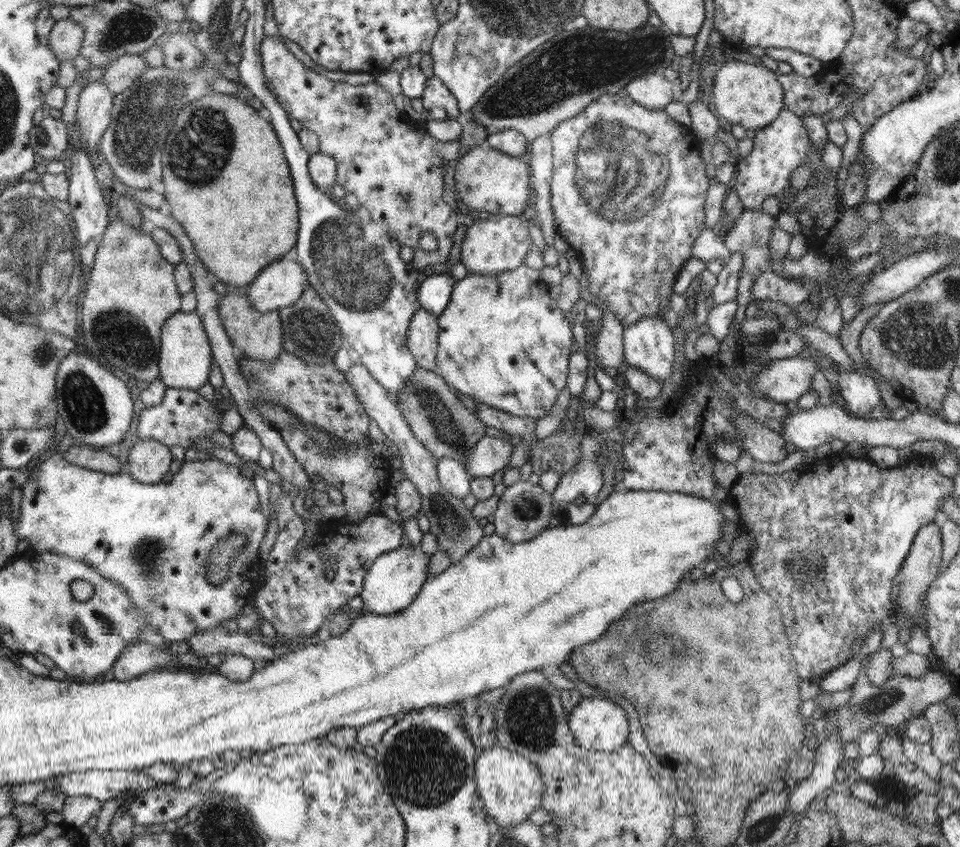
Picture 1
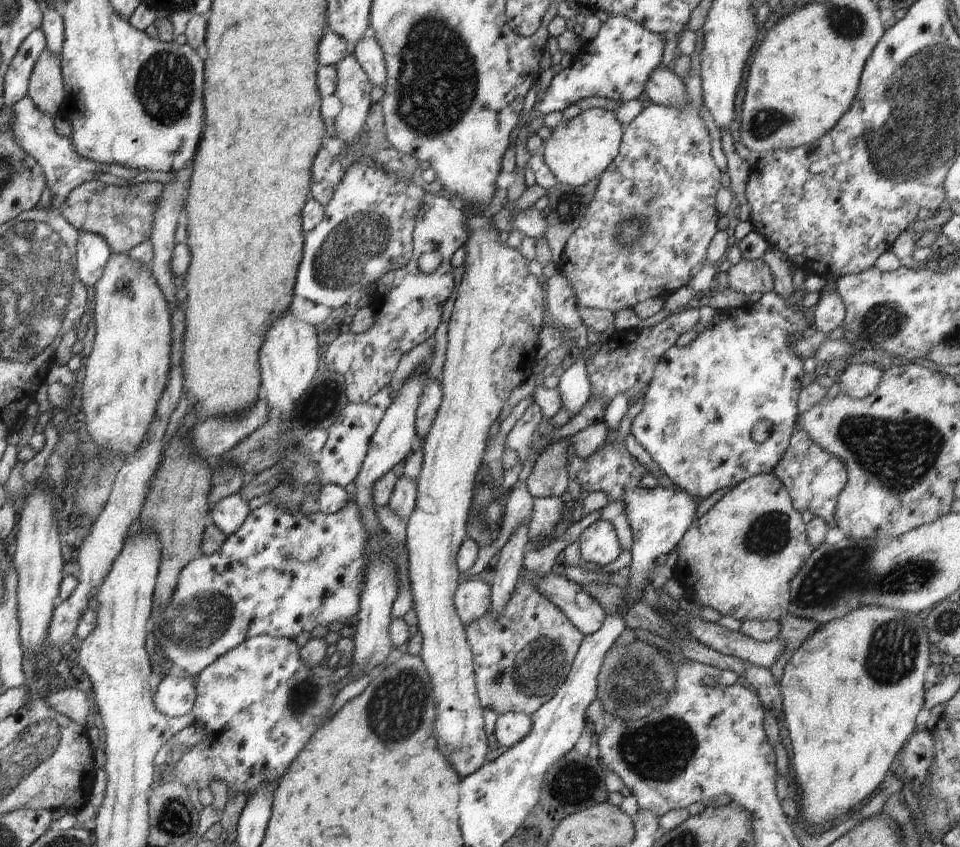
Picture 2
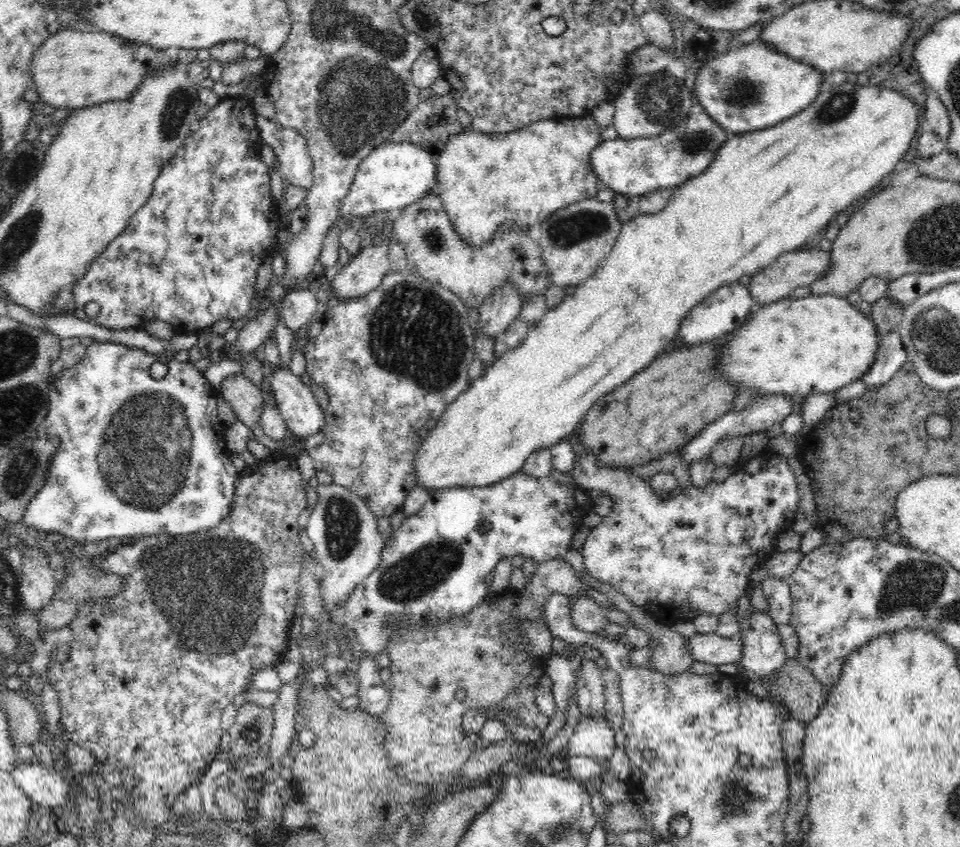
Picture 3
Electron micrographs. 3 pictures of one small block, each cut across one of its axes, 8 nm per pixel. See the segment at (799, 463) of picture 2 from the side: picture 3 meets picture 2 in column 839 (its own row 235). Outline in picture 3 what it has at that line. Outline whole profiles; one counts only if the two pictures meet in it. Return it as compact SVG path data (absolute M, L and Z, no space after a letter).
M590 114L559 121L539 120L504 136L476 132L471 127L453 133L444 150L435 155L436 180L439 197L458 235L468 245L482 247L493 240L500 228L517 226L528 230L531 226L542 224L552 212L568 204L596 198L600 184L588 156L602 141L600 131Z

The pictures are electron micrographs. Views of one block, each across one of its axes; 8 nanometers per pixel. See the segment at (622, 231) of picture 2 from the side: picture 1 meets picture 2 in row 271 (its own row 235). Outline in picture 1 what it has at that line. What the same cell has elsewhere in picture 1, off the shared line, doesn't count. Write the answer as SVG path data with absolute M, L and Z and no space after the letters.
M604 94L592 101L579 116L569 118L557 124L551 130L552 145L552 186L551 205L554 212L554 226L557 234L568 242L568 247L576 253L582 266L583 278L588 286L586 291L595 298L624 326L638 323L647 317L662 319L665 309L671 310L671 297L674 285L682 268L693 258L692 248L698 240L700 232L705 228L705 200L710 177L706 175L706 164L700 155L701 143L694 135L691 127L687 127L672 119L665 109L644 107L632 100L628 94Z

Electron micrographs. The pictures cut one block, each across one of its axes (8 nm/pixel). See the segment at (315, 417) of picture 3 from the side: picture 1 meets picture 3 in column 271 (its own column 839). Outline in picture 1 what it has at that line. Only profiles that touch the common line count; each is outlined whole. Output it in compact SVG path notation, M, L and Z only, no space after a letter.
M842 370L839 375L838 388L846 401L848 414L862 418L873 412L873 408L881 400L876 382L861 370L856 372Z

